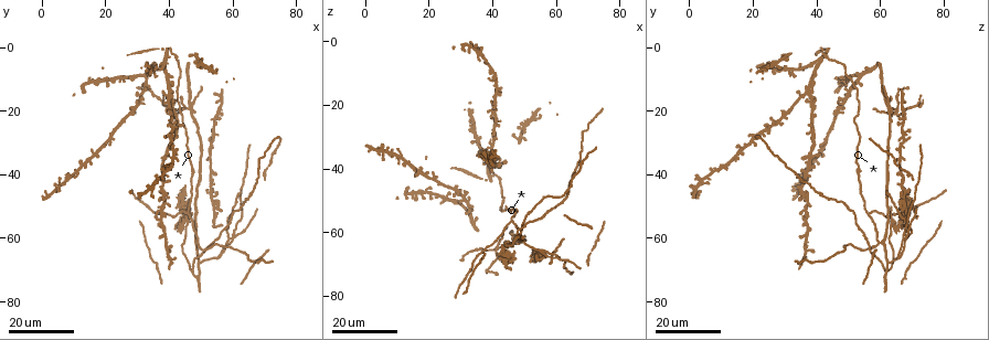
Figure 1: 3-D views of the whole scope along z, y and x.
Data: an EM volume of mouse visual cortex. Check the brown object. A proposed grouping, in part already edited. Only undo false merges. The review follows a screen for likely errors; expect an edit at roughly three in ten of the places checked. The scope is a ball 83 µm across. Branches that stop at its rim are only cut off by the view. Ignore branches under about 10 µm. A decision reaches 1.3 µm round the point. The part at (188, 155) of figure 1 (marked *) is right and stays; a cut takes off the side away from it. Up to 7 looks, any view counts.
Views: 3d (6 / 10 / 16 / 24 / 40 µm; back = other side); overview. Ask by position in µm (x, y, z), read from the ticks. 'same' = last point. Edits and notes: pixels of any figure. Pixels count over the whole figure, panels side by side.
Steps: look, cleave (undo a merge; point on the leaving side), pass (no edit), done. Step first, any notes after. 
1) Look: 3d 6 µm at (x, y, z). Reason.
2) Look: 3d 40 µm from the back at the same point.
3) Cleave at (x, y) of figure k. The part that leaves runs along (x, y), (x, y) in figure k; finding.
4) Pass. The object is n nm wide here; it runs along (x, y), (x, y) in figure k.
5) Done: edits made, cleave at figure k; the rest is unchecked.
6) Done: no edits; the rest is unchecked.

Look: 3d 24 µm at (46, 56, 63). Sudden change in width.

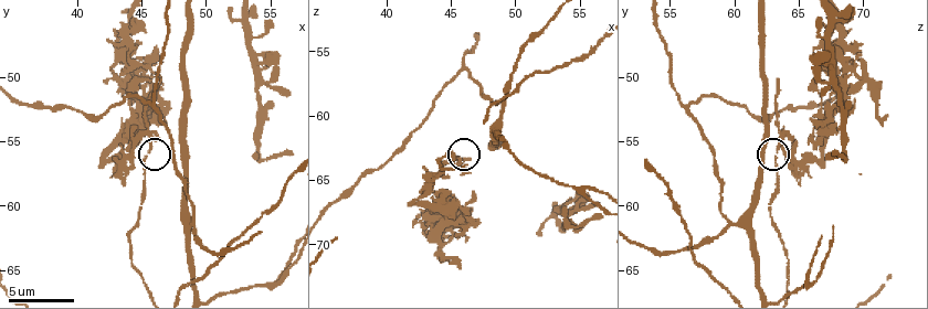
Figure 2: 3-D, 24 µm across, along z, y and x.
Look: 3d 10 µm at (45.6, 55.4, 63.4).

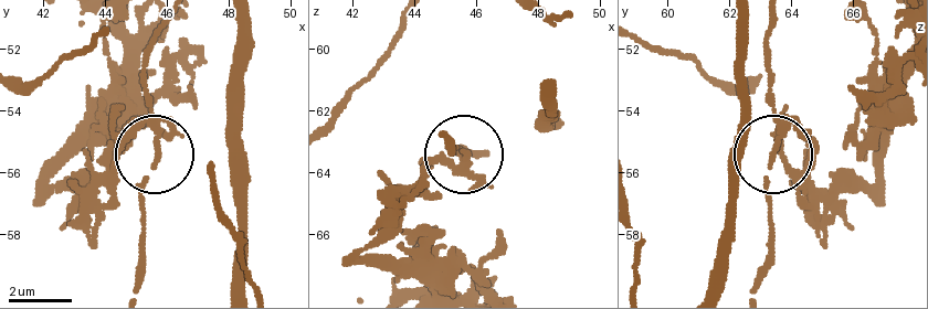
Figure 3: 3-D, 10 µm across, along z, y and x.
Cleave at (116, 149) of figure 3. The object is 130 nm wide here; the part that leaves runs along (155, 127), (86, 190), (56, 174), (107, 104), (126, 24) in figure 3; two neurons meet here.

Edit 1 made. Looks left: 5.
Look: 3d 10 µm at (46.0, 52.6, 56.2). Arms part here.

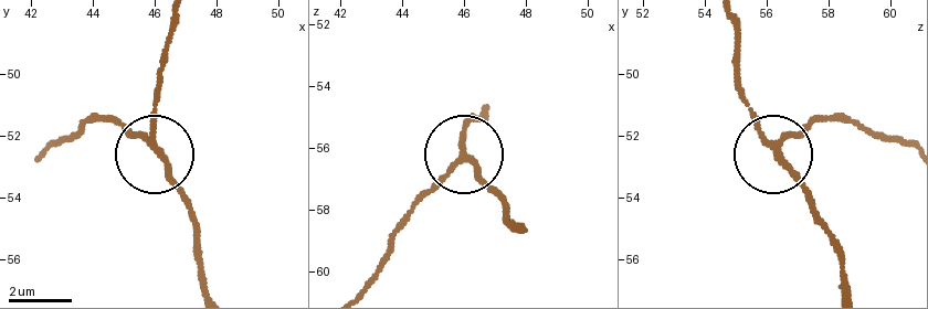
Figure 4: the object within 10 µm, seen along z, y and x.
Pass. 3 arms meet here; it runs along (730, 23), (741, 95), (765, 142), (825, 118) in figure 4; all the same neuron.

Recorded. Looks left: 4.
Look: 3d 10 µm at (49.0, 61.4, 59.6). Three arms meet.

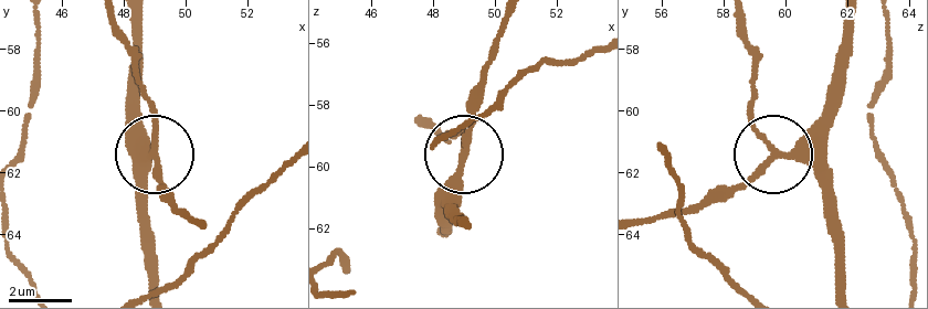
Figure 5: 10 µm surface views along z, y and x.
Look: 3d 6 µm at (49.0, 61.4, 59.7).

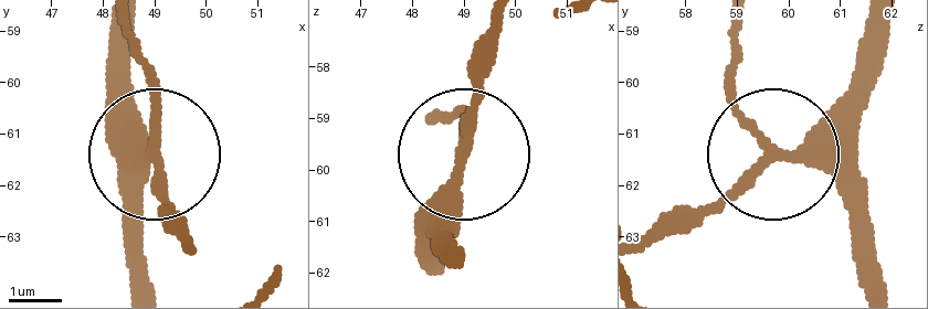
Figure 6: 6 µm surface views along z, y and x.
Pass. It runs along (120, 24), (156, 104), (169, 231) in figure 6; continuous, no second neuron.

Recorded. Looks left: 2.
Done: edits made, cleave at figure 3; the rest is unchecked.

